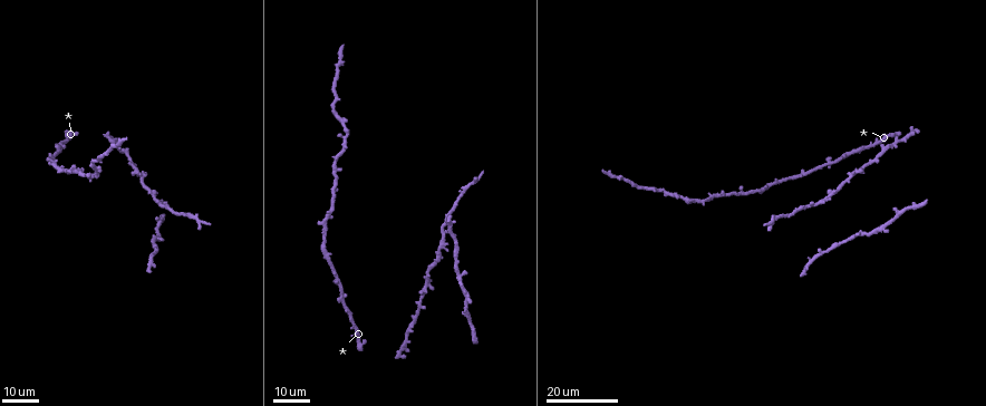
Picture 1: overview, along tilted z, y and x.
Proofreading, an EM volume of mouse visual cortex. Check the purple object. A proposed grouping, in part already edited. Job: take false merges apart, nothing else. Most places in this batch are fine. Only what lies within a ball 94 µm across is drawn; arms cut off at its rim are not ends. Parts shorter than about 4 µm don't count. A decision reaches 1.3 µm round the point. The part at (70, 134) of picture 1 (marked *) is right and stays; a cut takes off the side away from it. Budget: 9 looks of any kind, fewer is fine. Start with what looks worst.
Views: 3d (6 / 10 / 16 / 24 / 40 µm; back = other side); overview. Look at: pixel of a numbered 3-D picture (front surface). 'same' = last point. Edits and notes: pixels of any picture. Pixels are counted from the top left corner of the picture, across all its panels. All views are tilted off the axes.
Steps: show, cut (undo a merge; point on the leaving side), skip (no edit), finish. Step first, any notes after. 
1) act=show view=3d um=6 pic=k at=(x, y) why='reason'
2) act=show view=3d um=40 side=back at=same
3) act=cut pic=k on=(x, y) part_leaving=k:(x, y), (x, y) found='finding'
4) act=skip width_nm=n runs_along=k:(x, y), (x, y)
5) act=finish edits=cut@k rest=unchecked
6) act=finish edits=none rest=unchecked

act=show view=3d um=24 pic=1 at=(822, 200)

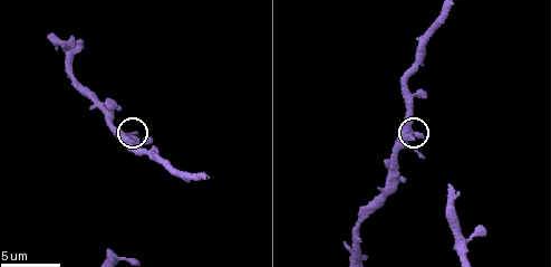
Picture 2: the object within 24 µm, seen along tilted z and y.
act=show view=3d um=10 pic=2 at=(414, 133) why='closer look'

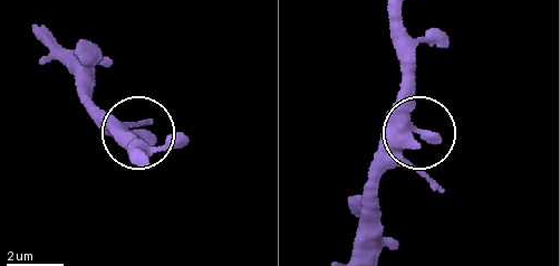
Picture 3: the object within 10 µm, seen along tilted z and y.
act=skip width_nm=610 runs_along=3:(354, 249), (366, 187), (415, 132), (402, 45) found='continuous, no second neuron'

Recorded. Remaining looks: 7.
act=show view=3d um=24 pic=1 at=(456, 253)

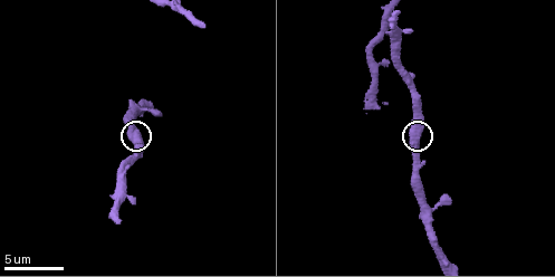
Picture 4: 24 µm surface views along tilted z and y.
act=show view=3d um=6 pic=4 at=(413, 134)

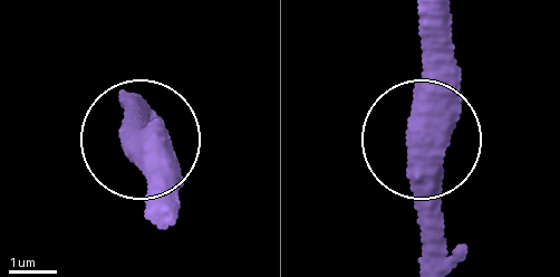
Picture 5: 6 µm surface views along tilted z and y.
act=show view=3d um=6 side=back pic=5 at=(422, 139) why='from behind'

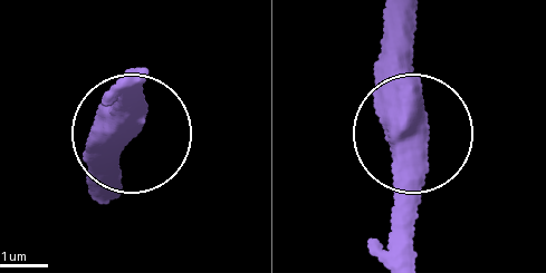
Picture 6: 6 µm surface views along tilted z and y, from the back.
act=skip width_nm=540 found='all the same neuron'

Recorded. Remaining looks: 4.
act=show view=3d um=16 pic=1 at=(772, 222) why='thick turns thin'

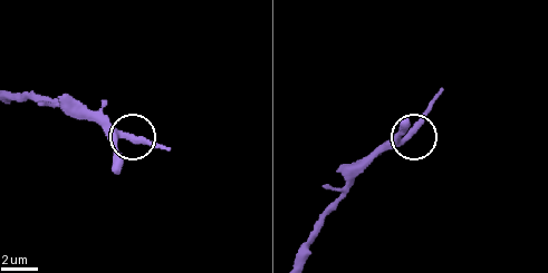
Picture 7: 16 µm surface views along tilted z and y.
act=show view=3d um=6 pic=7 at=(413, 129)

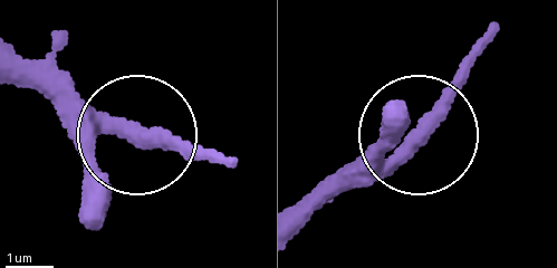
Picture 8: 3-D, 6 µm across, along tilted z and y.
act=skip runs_along=8:(20, 78), (227, 165) found='one neuron here'

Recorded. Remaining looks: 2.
act=show view=3d um=10 pic=4 at=(399, 46) why='side arm on a straight run'

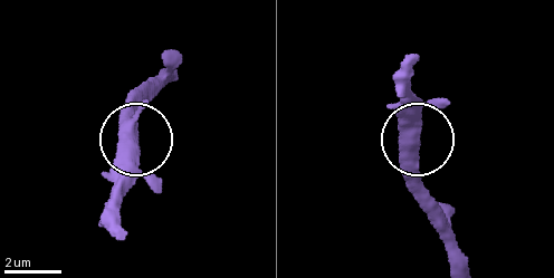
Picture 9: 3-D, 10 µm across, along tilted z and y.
act=show view=3d um=6 pic=9 at=(412, 137)

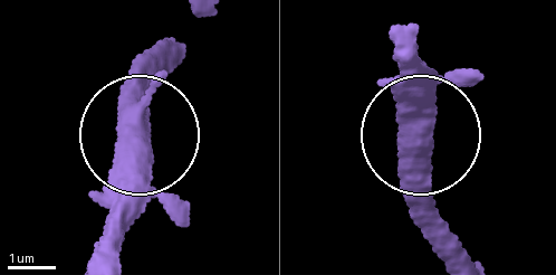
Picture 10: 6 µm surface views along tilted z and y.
act=skip found='one neuron here'

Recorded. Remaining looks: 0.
act=finish edits=none rest=unchecked

